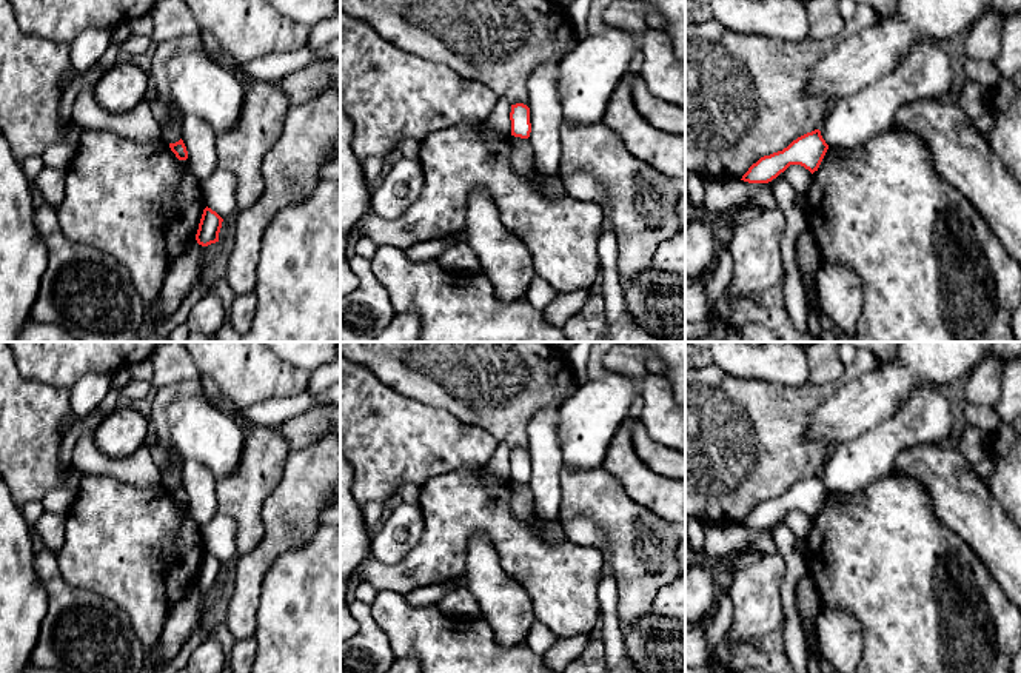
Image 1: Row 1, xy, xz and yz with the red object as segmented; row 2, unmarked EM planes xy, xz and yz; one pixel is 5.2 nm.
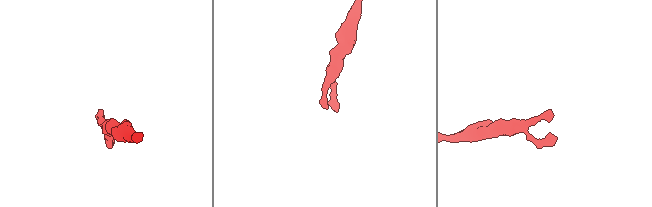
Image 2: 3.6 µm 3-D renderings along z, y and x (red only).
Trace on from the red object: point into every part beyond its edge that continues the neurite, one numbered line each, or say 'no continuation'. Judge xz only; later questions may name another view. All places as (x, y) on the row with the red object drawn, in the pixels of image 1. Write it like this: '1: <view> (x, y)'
no continuation

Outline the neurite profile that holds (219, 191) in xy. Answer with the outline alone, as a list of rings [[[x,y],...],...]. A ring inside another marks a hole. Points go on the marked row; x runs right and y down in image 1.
[[[217,168],[202,183],[205,206],[216,211],[223,220],[237,213],[237,179],[233,172]]]

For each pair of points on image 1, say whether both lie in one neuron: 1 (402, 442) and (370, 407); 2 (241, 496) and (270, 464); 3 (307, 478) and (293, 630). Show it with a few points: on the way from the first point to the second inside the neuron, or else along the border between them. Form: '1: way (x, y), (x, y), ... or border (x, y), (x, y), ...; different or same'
1: way (393, 433), (376, 416); same
2: way (247, 488), (262, 470); same
3: border (322, 524), (305, 544), (288, 549), (270, 567); different

